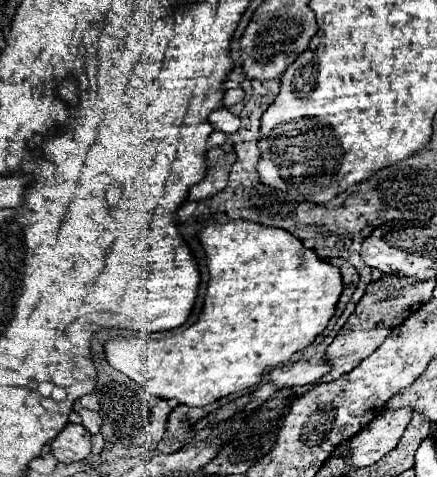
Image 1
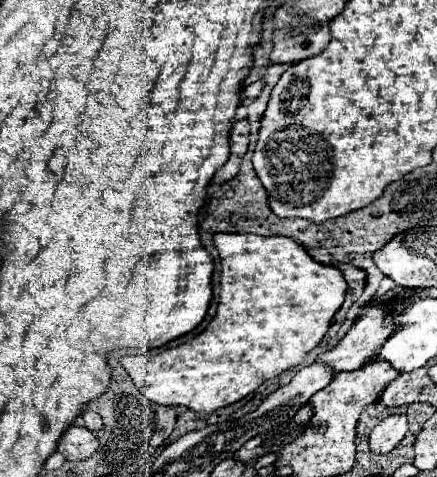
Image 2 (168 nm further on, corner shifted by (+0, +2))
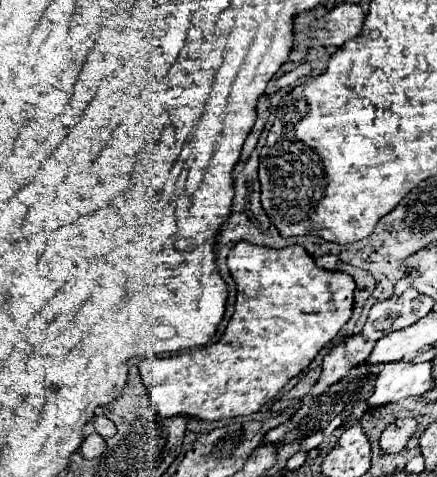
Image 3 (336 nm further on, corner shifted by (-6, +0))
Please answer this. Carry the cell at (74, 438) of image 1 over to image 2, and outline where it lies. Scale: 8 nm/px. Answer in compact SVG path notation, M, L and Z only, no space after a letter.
M71 426L61 442L59 442L59 452L67 458L67 460L87 460L95 450L97 450L97 436L87 430L87 428L79 428L79 426Z

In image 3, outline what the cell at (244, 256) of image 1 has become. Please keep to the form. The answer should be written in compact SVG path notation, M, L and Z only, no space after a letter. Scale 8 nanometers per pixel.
M241 240L231 248L227 266L237 284L237 300L235 312L219 342L167 358L145 358L137 364L143 384L151 394L151 406L163 418L193 416L213 422L257 412L277 396L289 378L303 372L319 350L323 350L351 318L355 290L353 278L345 272L319 268L299 244L277 250Z

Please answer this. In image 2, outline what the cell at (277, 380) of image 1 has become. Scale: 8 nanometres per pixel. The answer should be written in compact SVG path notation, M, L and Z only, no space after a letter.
M373 304L363 310L361 318L347 332L347 336L333 350L319 356L319 360L323 360L335 372L357 370L381 352L381 346L395 334L395 330L395 318L387 316L379 304Z

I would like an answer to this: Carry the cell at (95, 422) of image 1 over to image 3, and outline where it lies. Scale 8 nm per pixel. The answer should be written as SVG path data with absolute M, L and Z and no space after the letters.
M95 416L95 418L93 418L93 428L95 428L95 432L101 434L103 438L109 438L109 436L113 436L113 434L117 432L115 424L113 424L111 420L107 420L105 416Z

